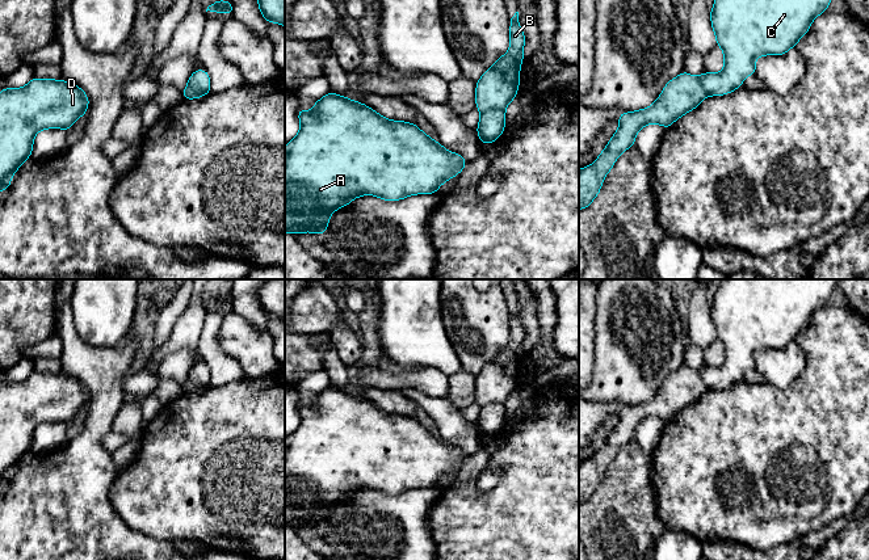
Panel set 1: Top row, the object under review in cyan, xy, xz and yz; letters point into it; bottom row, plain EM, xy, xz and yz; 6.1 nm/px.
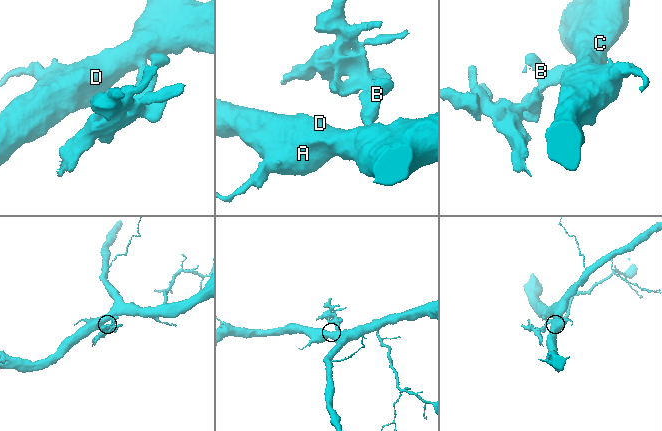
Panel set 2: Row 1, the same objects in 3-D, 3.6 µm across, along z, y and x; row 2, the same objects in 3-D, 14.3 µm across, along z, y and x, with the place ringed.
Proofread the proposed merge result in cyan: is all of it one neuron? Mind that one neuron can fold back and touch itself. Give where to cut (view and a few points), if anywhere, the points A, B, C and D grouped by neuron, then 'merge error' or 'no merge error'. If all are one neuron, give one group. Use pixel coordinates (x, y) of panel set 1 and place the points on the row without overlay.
xz (504, 403), (487, 403), (482, 407) | A C D / B | merge error

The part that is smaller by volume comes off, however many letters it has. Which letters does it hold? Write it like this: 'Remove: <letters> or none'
Remove: B

